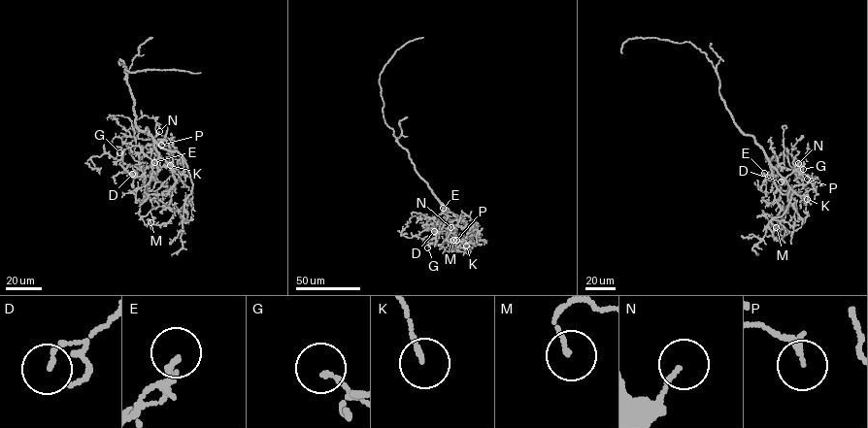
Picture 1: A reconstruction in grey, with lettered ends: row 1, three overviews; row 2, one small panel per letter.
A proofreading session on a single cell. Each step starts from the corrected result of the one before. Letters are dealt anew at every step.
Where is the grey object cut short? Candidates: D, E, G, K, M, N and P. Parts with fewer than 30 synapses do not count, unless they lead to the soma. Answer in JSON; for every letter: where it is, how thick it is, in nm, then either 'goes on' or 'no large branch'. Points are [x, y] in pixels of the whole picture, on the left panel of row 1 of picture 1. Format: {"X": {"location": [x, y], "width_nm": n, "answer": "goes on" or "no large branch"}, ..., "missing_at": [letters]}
{"D": {"location": [132, 174], "width_nm": 110, "answer": "no large branch"}, "E": {"location": [154, 162], "width_nm": 110, "answer": "no large branch"}, "G": {"location": [119, 152], "width_nm": 140, "answer": "no large branch"}, "K": {"location": [170, 165], "width_nm": 130, "answer": "no large branch"}, "M": {"location": [150, 222], "width_nm": 130, "answer": "no large branch"}, "N": {"location": [159, 131], "width_nm": 120, "answer": "no large branch"}, "P": {"location": [161, 145], "width_nm": 190, "answer": "no large branch"}, "missing_at": []}

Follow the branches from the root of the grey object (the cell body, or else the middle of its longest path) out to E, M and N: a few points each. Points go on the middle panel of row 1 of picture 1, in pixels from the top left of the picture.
E: (415, 169), (448, 213), (442, 211), (443, 208)
M: (415, 169), (450, 212), (470, 228), (479, 225), (474, 221), (475, 243), (464, 240), (452, 244), (453, 240)
N: (415, 169), (440, 202), (458, 219), (456, 225), (450, 227)

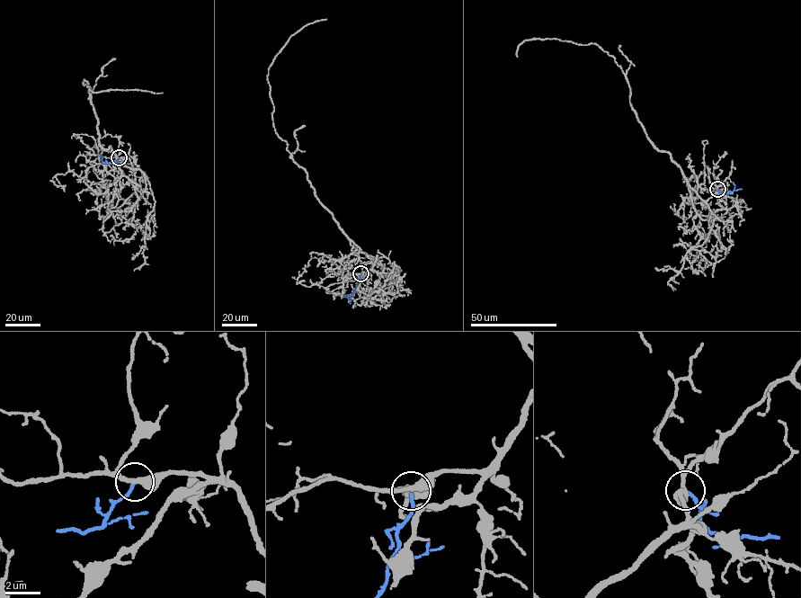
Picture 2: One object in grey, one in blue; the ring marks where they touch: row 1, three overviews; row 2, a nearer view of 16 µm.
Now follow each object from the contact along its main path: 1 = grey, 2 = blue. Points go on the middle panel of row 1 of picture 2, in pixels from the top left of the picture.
1: (360, 273), (373, 261), (318, 200), (307, 173), (275, 131), (267, 79), (268, 68), (292, 35), (326, 19)
2: (360, 274), (351, 296), (346, 297), (343, 294)

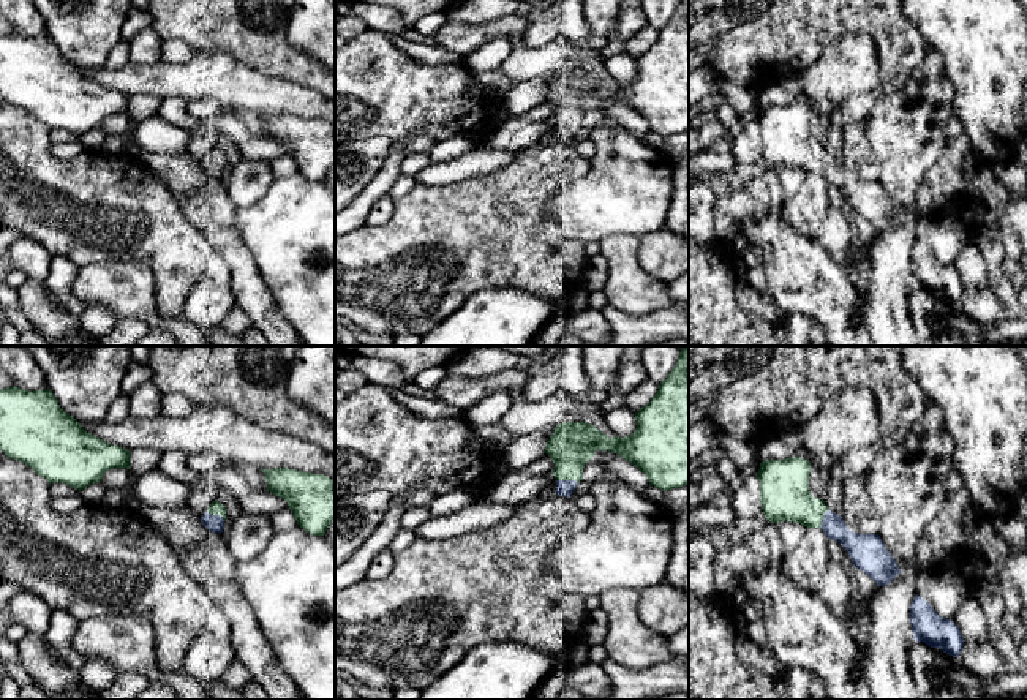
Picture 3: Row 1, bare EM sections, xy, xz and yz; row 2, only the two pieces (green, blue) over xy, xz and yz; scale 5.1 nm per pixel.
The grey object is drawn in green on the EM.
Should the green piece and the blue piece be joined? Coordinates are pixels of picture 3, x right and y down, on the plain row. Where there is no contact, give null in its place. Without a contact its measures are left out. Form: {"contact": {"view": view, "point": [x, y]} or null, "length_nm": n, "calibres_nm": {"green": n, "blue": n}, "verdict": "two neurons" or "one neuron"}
{"contact": {"view": "xz", "point": [568, 125]}, "length_nm": 110, "calibres_nm": {"green": 240, "blue": 80}, "verdict": "one neuron"}

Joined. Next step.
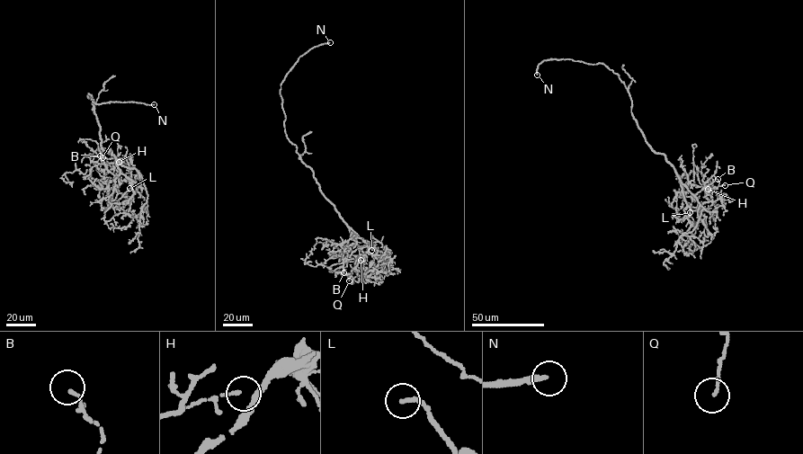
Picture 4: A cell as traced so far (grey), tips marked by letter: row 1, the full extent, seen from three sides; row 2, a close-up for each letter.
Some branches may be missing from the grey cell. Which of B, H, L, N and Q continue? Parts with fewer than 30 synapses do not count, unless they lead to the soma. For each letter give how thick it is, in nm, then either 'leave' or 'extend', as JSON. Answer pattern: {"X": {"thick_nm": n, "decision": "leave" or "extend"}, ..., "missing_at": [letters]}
{"B": {"thick_nm": 80, "decision": "leave"}, "H": {"thick_nm": 100, "decision": "leave"}, "L": {"thick_nm": 180, "decision": "extend"}, "N": {"thick_nm": 220, "decision": "extend"}, "Q": {"thick_nm": 110, "decision": "leave"}, "missing_at": ["L", "N"]}

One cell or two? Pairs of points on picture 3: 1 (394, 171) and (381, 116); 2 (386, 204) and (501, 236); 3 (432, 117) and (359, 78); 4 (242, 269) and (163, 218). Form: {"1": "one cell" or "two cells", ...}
{"1": "two cells", "2": "two cells", "3": "one cell", "4": "two cells"}

